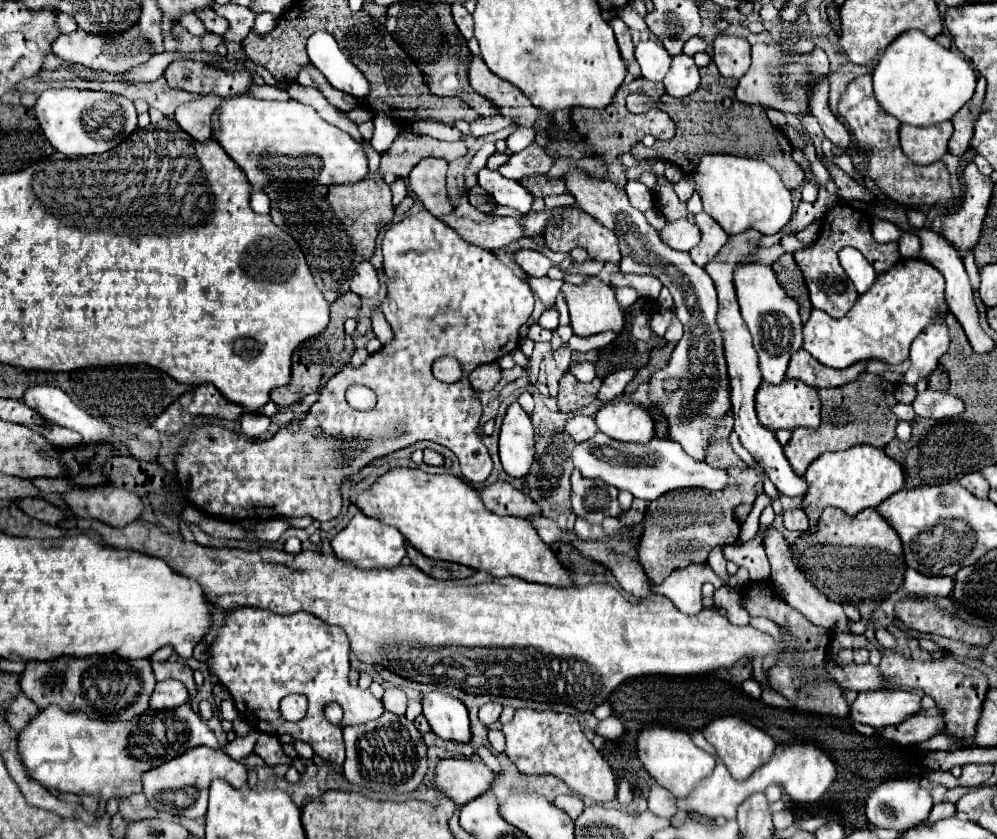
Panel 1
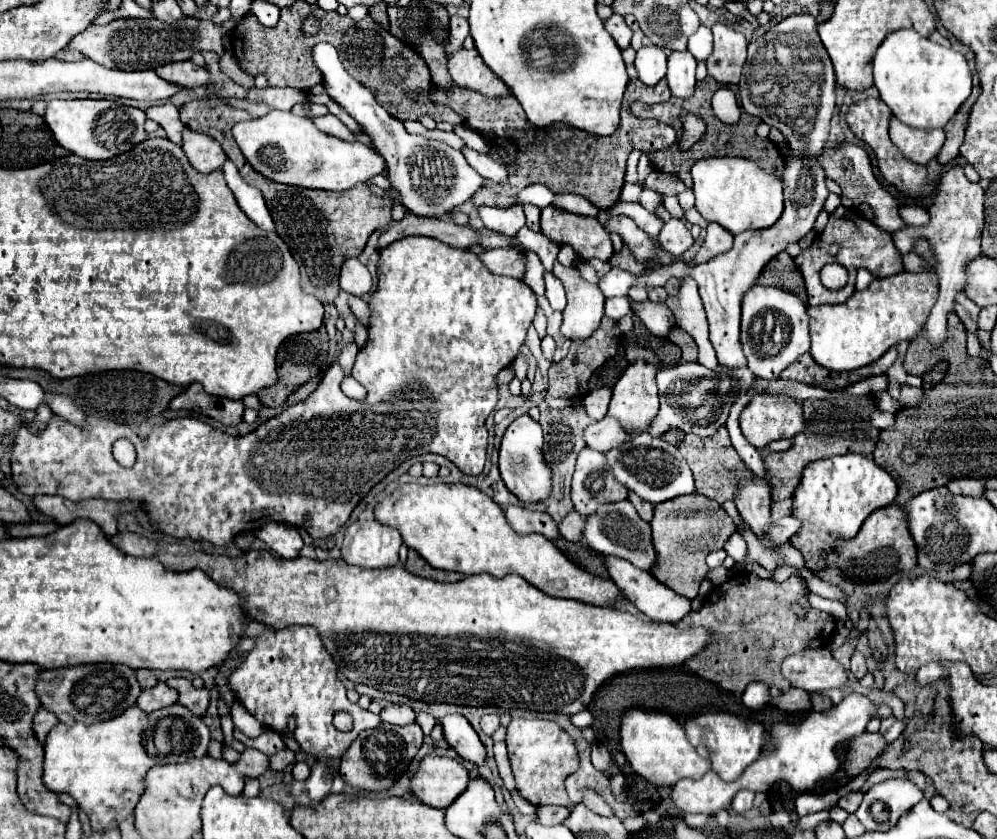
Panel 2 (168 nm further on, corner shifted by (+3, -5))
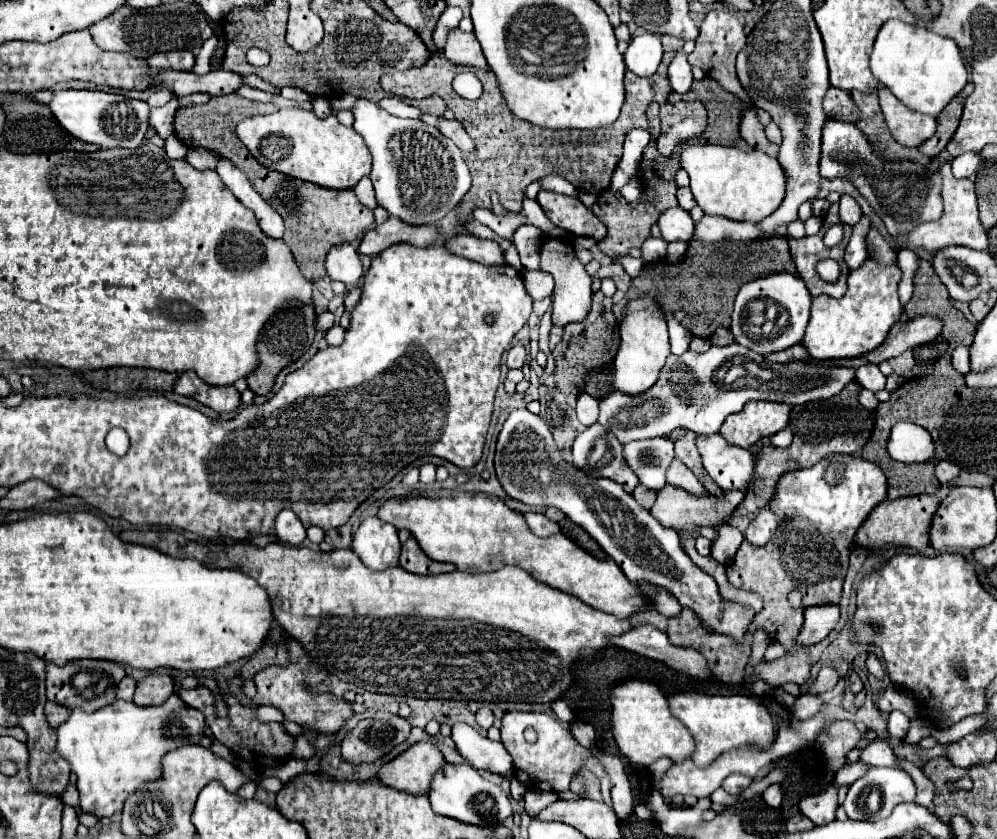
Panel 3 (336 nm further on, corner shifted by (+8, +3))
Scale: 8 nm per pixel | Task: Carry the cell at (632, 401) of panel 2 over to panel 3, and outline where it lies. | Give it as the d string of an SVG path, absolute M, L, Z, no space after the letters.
M652 299L630 301L626 317L620 323L620 349L614 359L614 389L624 395L646 393L658 379L660 369L670 355L666 319Z

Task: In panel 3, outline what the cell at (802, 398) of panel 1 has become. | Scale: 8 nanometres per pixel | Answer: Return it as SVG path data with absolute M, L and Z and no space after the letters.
M748 401L740 413L726 417L720 435L740 447L754 447L760 439L782 431L790 421L790 407L774 401Z

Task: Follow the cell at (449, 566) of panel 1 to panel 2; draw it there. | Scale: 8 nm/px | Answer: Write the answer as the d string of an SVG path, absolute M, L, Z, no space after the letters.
M409 549L409 557L407 557L407 563L405 567L417 575L417 577L425 577L425 579L433 579L433 581L461 581L463 575L461 573L451 573L451 571L441 571L441 569L435 569L431 567L417 551Z

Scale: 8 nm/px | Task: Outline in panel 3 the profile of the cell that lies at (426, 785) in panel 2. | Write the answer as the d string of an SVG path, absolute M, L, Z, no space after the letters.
M418 741L396 759L386 763L380 769L378 779L384 785L406 791L410 795L428 795L432 777L442 771L444 765L446 759L436 745L428 741Z

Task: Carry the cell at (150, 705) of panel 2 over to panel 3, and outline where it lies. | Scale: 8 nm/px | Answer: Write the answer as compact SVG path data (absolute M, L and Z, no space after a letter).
M148 675L138 681L134 703L136 705L160 705L174 693L174 679L168 675Z

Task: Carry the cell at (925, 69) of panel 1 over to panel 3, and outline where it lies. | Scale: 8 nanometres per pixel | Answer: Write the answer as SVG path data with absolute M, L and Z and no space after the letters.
M896 19L882 25L870 55L870 69L880 85L888 87L900 103L930 117L938 117L938 113L968 83L968 71L964 67L962 53L952 39L940 37L926 27L908 25Z

